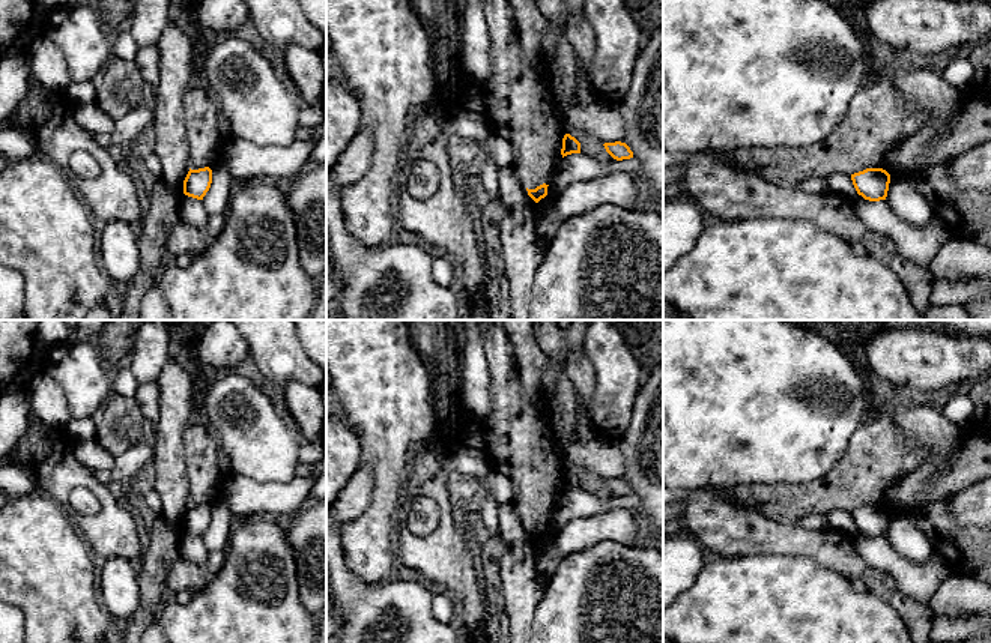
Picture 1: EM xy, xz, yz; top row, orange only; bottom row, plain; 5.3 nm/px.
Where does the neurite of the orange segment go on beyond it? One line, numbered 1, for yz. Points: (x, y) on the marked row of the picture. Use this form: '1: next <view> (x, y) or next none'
1: next none

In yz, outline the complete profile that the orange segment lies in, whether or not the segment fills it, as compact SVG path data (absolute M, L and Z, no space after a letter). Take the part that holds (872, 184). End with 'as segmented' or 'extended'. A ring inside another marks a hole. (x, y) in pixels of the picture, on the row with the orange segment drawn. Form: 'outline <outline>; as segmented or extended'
outline M866 168L851 174L853 185L859 195L869 201L886 200L890 174L883 168Z; as segmented

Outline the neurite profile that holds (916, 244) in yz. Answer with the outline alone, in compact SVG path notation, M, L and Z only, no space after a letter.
M860 197L854 206L871 230L890 237L905 260L922 267L929 269L934 255L947 240L953 239L935 213L928 225L919 227L895 215L884 200L869 201Z

